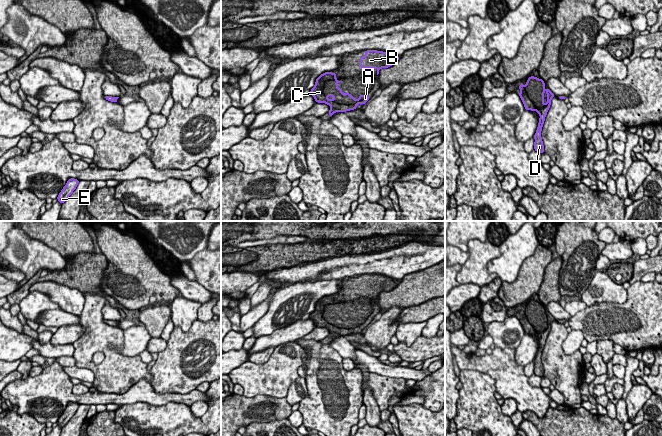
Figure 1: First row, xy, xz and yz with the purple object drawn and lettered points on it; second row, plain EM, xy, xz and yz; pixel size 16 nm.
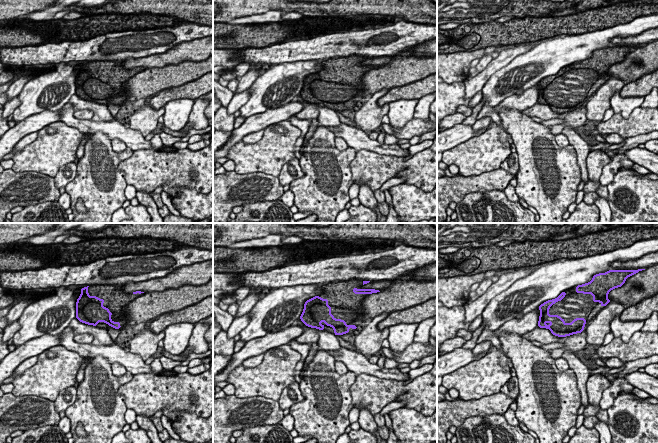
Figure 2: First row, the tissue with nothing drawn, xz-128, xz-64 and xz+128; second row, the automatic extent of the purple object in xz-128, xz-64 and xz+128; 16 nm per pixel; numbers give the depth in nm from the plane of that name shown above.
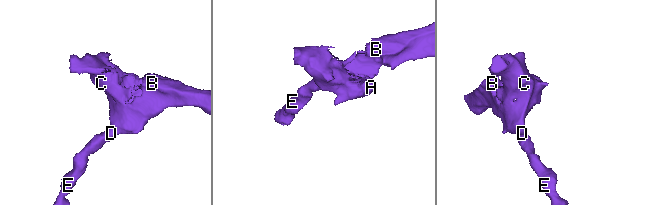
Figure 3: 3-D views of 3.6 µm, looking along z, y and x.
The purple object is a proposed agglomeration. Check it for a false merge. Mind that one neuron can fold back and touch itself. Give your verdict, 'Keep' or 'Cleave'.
Keep

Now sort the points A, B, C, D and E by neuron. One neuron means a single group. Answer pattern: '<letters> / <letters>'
A B C D E

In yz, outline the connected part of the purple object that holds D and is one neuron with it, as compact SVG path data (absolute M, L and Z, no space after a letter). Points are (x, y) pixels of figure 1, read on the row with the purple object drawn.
M534 76L528 78L525 86L521 83L518 88L521 90L518 95L524 104L525 110L534 110L541 116L534 135L534 150L543 154L544 145L541 131L551 105L551 100L555 95L545 87L545 82L542 79Z

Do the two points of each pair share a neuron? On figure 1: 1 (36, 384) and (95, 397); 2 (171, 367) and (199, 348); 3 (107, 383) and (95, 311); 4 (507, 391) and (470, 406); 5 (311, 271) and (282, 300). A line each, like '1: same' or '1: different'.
1: same
2: same
3: same
4: different
5: different

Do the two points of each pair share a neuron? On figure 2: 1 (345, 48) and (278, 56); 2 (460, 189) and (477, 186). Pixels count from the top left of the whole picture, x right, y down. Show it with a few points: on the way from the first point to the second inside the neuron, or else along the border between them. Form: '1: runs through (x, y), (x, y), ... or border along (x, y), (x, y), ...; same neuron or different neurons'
1: runs through (328, 48), (295, 50); same neuron
2: runs through (464, 186), (473, 186); same neuron

